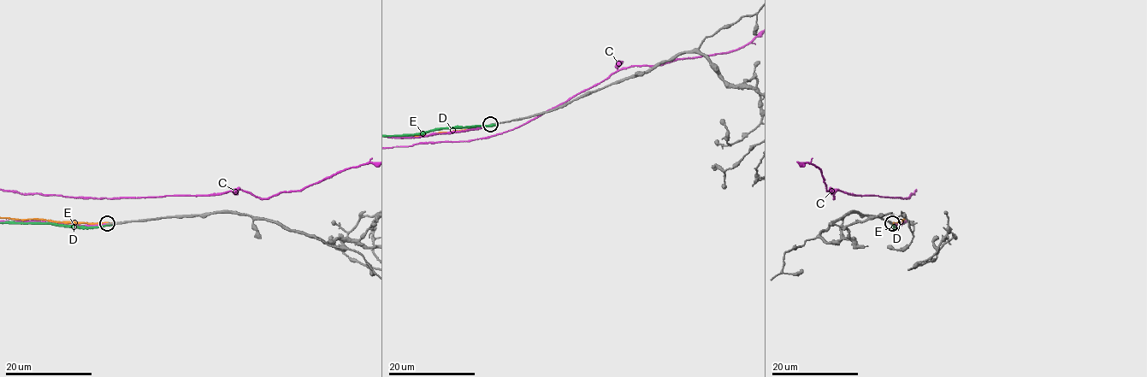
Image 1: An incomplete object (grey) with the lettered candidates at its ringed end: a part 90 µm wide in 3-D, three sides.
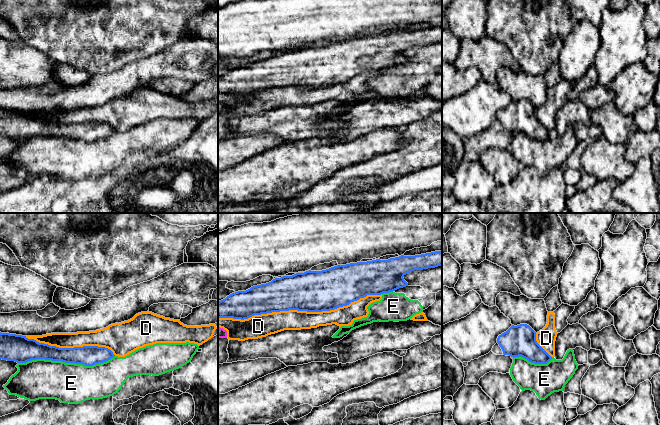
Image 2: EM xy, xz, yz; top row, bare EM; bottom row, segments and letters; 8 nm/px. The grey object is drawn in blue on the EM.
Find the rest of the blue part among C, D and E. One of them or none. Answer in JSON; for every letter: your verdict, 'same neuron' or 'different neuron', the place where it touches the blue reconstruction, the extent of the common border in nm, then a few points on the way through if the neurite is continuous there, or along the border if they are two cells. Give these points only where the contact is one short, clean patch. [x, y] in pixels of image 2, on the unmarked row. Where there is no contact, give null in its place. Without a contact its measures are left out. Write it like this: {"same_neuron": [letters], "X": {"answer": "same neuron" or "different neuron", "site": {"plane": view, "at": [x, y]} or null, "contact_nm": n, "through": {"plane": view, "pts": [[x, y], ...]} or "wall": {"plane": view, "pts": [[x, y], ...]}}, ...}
{"same_neuron": ["C"], "C": {"answer": "same neuron", "site": null}, "D": {"answer": "different neuron", "site": {"plane": "xz", "at": [299, 86]}, "contact_nm": 1350}, "E": {"answer": "different neuron", "site": {"plane": "xy", "at": [66, 138]}, "contact_nm": 800}}

